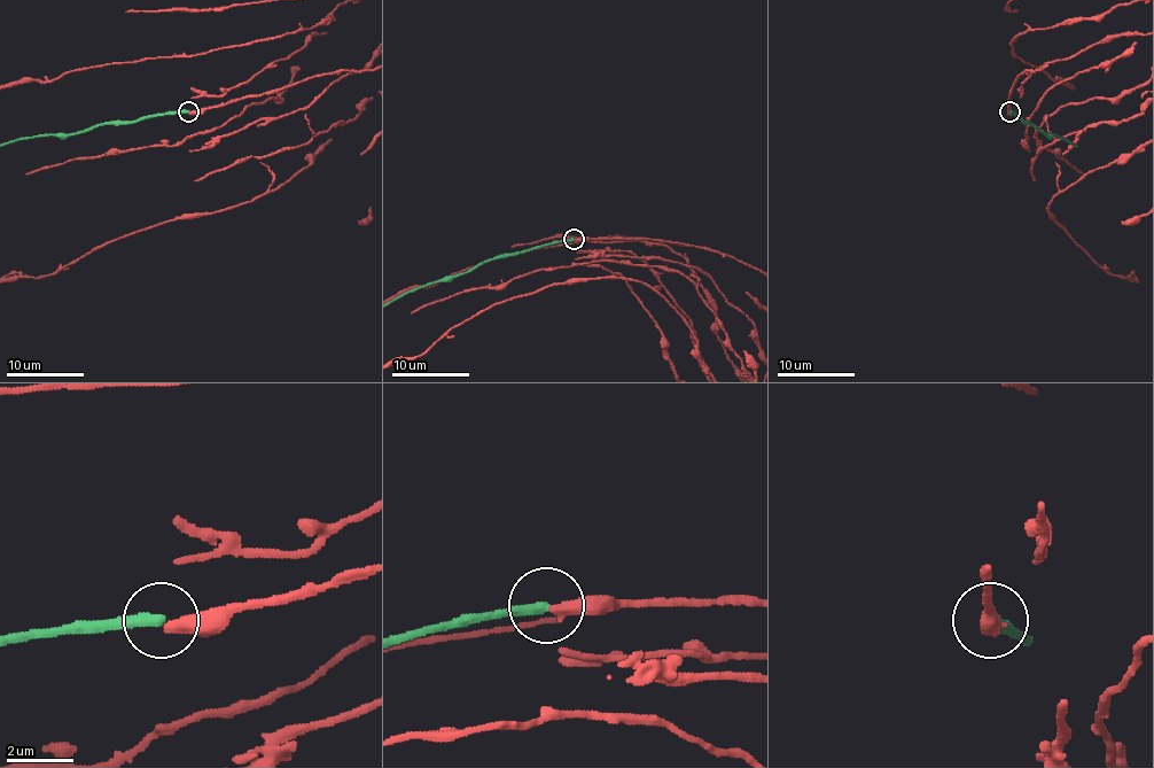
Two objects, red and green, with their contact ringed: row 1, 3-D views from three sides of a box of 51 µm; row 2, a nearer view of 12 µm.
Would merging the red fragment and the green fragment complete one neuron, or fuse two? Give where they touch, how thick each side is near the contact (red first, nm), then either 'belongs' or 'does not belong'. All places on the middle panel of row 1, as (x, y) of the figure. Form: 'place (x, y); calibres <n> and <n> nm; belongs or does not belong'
place (574, 239); calibres 400 and 360 nm; does not belong

